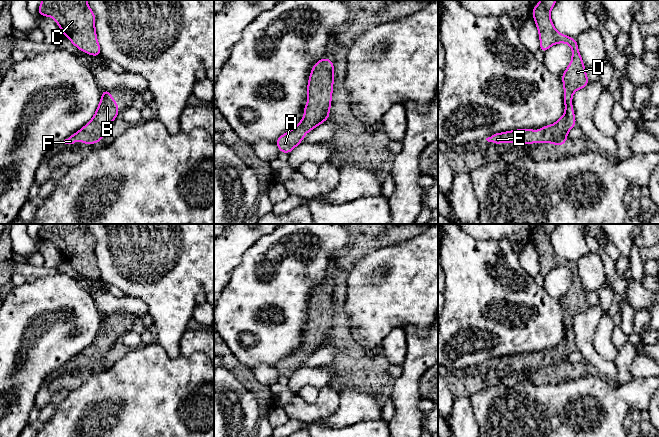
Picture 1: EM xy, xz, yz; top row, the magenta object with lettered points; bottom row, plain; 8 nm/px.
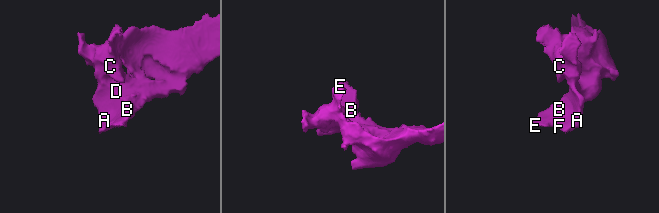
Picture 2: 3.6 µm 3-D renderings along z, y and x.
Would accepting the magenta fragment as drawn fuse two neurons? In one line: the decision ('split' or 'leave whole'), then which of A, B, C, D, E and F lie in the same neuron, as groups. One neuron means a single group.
leave whole; groups A B C D E F

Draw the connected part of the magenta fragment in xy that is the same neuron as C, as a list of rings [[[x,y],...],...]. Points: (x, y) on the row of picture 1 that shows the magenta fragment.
[[[42,0],[38,13],[40,16],[52,17],[61,28],[63,35],[78,49],[92,56],[101,55],[95,31],[95,15],[87,0]]]

